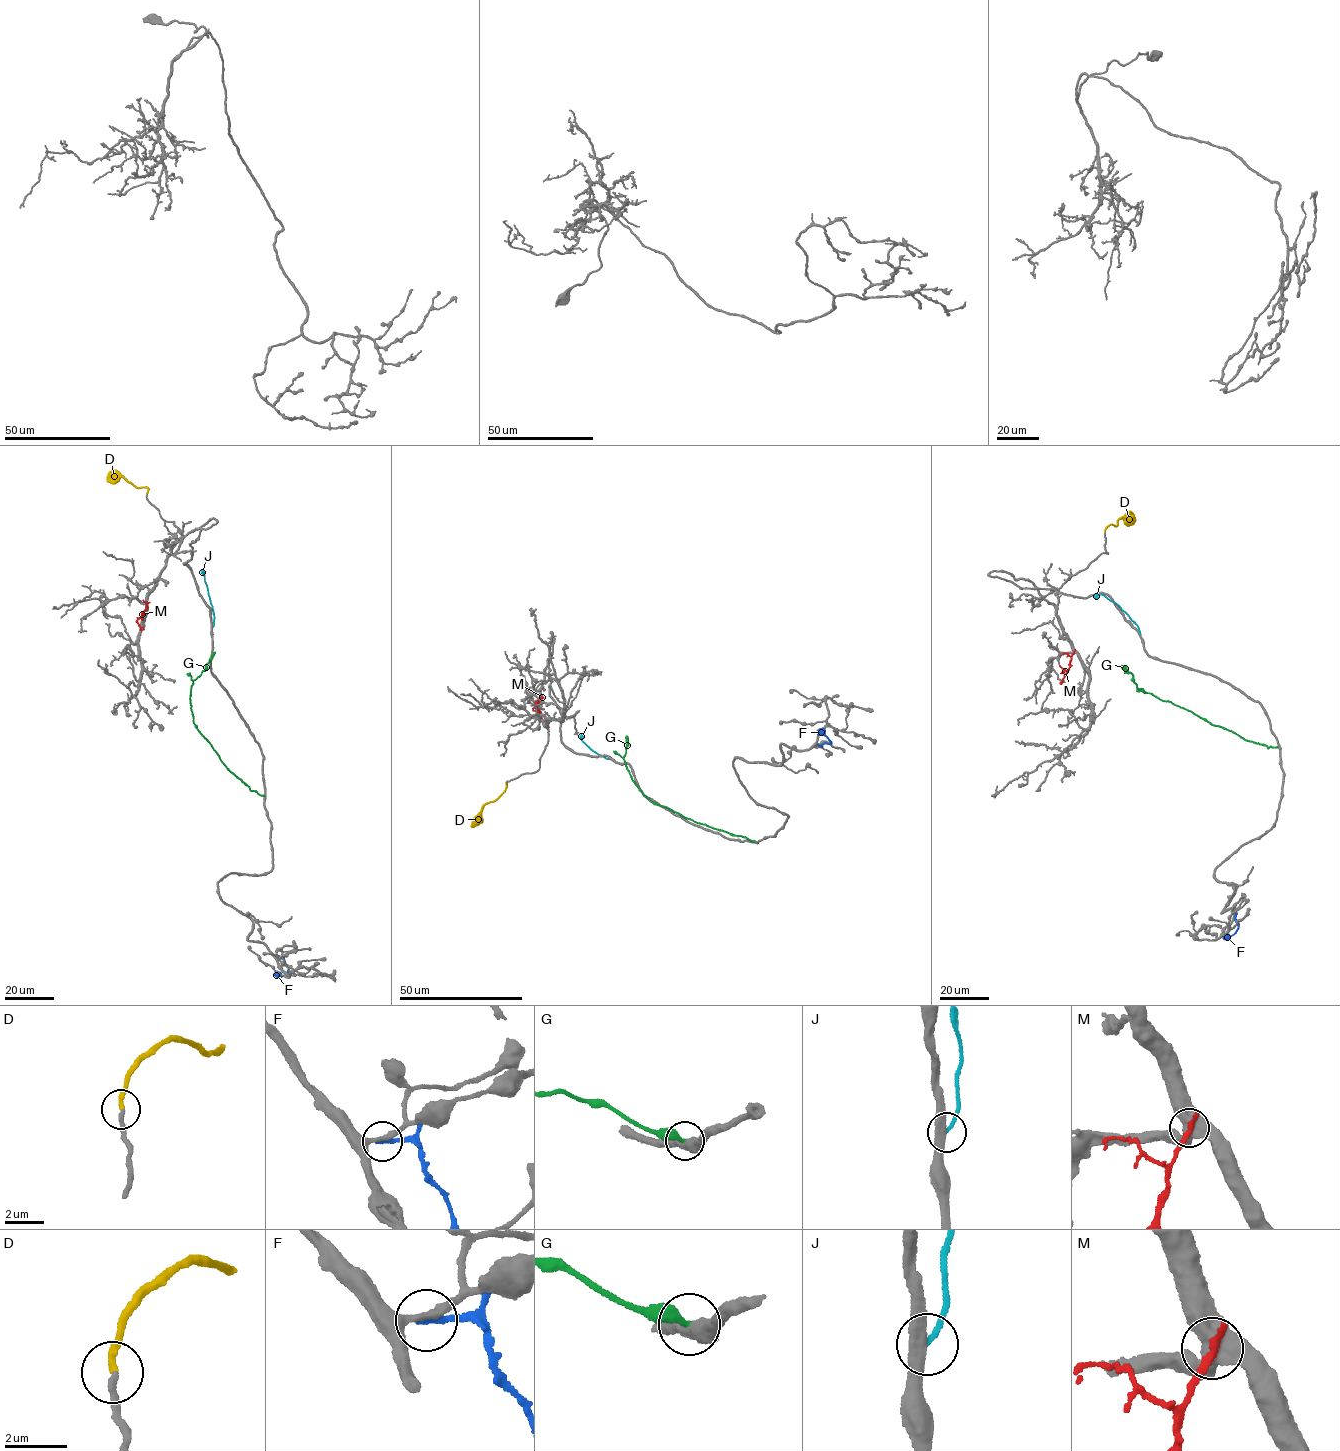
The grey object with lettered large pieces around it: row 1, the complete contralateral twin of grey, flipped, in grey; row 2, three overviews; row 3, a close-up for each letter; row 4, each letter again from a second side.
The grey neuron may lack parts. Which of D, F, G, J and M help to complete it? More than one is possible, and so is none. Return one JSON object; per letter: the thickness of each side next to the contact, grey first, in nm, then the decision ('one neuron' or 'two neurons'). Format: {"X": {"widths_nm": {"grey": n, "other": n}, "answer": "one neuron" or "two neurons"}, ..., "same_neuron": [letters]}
{"D": {"widths_nm": {"grey": 240, "other": 240}, "answer": "one neuron"}, "F": {"widths_nm": {"grey": 240, "other": 200}, "answer": "two neurons"}, "G": {"widths_nm": {"grey": 460, "other": 340}, "answer": "two neurons"}, "J": {"widths_nm": {"grey": 360, "other": 140}, "answer": "two neurons"}, "M": {"widths_nm": {"grey": 480, "other": 240}, "answer": "two neurons"}, "same_neuron": ["D"]}

